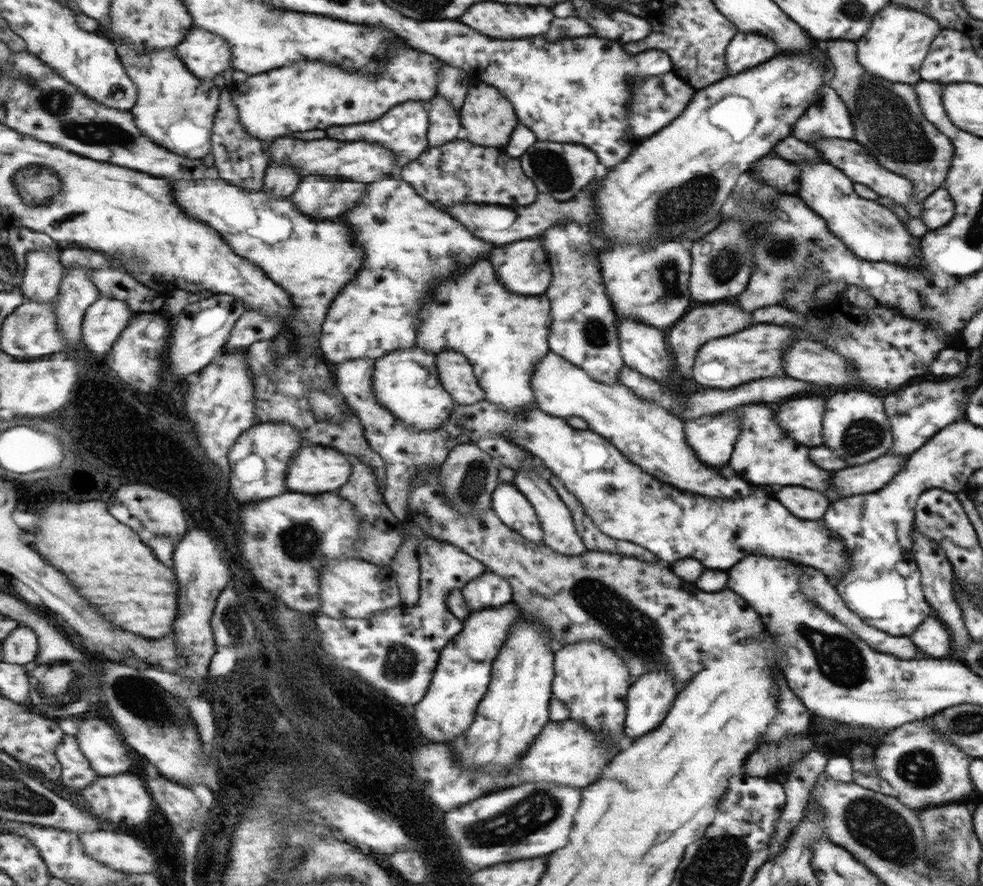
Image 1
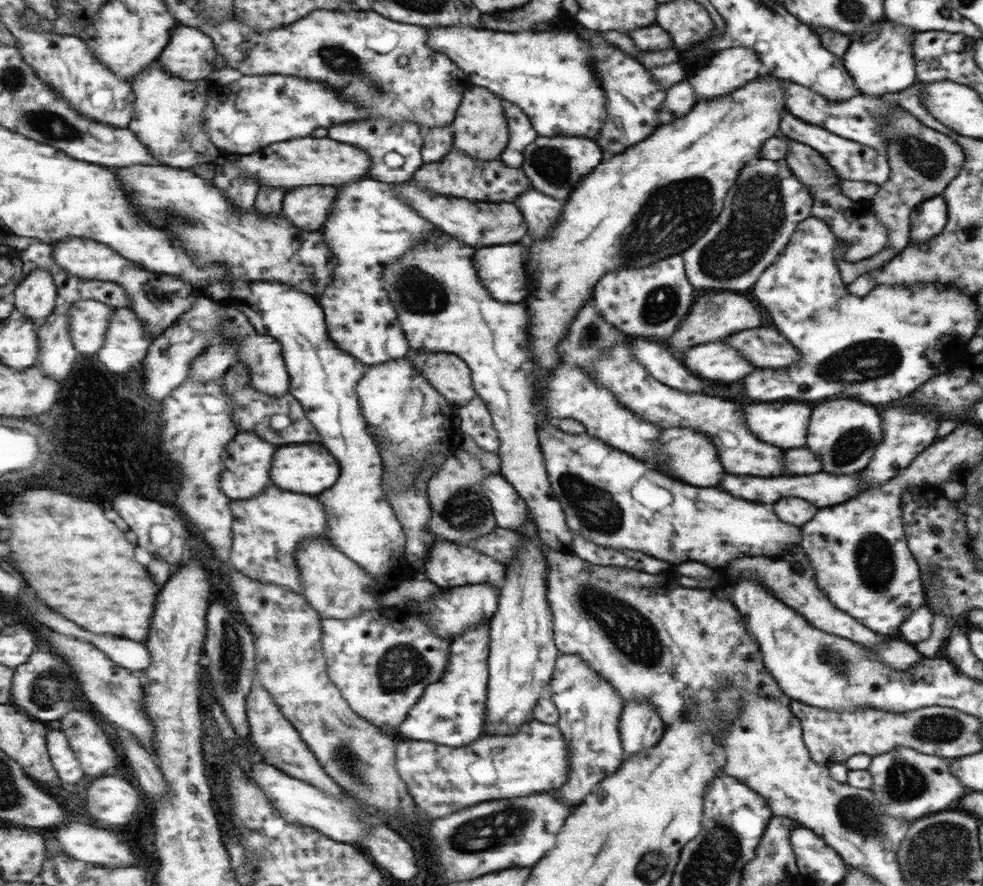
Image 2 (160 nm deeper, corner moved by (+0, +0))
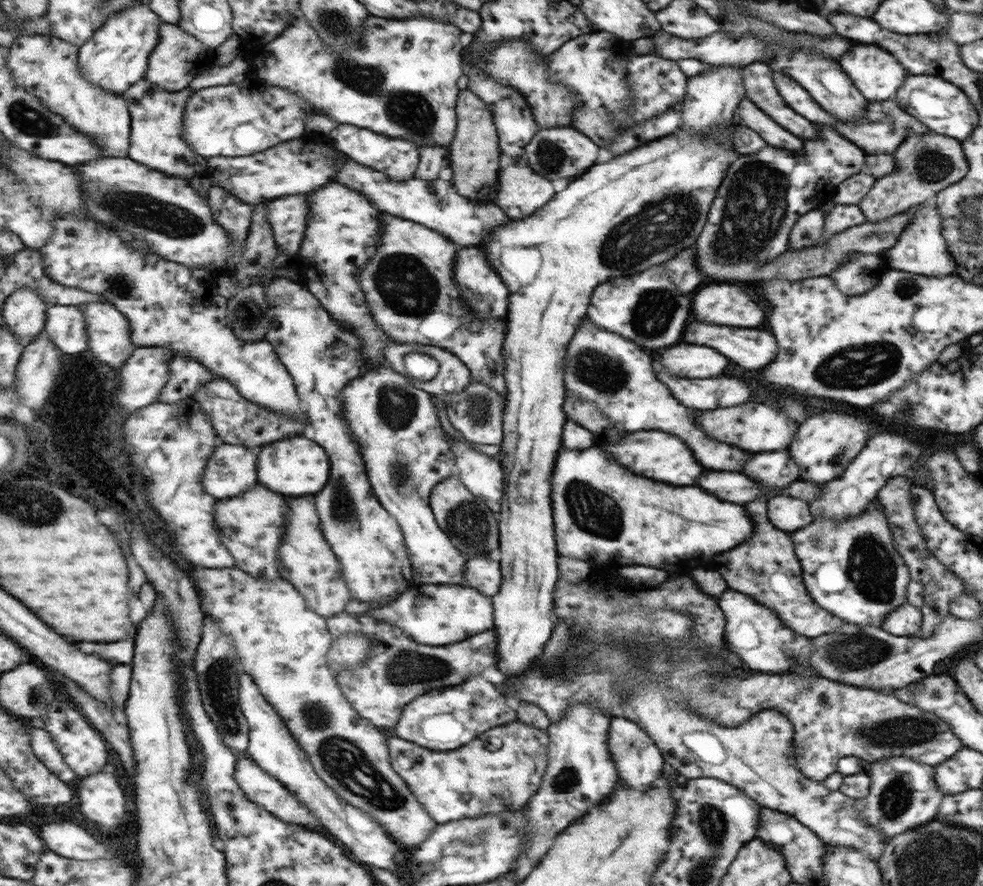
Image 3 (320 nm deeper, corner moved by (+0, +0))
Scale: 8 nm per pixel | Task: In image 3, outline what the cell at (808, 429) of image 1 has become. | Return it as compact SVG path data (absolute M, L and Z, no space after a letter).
M741 404L735 408L721 408L715 412L697 412L695 417L699 418L698 426L703 428L703 432L707 432L707 436L737 446L745 452L785 450L794 438L795 431L799 430L799 425L795 425L795 421L787 419L783 413L771 410L763 404Z

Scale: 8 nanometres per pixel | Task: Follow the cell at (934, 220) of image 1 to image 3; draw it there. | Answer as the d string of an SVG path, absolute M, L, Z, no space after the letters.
M918 205L910 224L902 230L894 246L886 249L889 268L927 277L943 277L959 272L957 262L950 255L946 241L943 240L941 222L942 217L936 207Z

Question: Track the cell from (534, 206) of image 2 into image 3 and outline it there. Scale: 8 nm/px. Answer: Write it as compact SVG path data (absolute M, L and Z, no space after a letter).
M509 160L498 174L497 204L509 218L525 218L533 214L553 196L553 187L546 177L537 176L523 160Z

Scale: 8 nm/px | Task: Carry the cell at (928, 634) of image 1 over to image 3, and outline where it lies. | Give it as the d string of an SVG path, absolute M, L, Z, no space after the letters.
M902 604L882 620L880 627L893 636L913 636L921 632L921 614L914 605Z

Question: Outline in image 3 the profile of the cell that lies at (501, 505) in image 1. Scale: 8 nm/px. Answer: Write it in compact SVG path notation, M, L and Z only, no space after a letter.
M449 435L452 442L452 451L456 456L456 466L458 473L460 474L460 479L463 484L470 488L470 491L479 498L482 498L496 513L498 513L500 508L500 500L502 495L502 480L503 471L498 458L489 458L486 454L479 451L474 451L471 445L464 443L463 441L458 441Z

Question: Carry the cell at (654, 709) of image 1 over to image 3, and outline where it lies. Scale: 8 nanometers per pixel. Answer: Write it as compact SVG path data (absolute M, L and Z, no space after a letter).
M617 715L610 720L609 726L609 753L614 758L615 769L618 770L618 780L623 782L631 793L645 793L651 788L653 780L659 778L663 767L663 756L658 745L639 728L638 724L627 720L626 717Z

